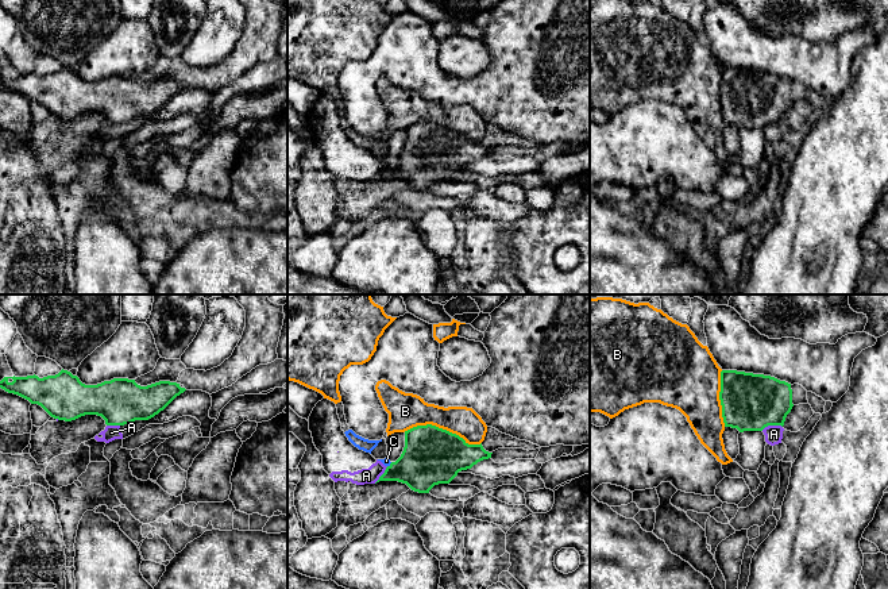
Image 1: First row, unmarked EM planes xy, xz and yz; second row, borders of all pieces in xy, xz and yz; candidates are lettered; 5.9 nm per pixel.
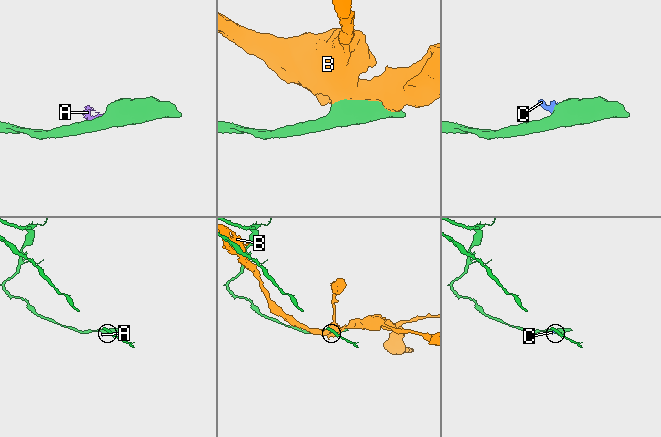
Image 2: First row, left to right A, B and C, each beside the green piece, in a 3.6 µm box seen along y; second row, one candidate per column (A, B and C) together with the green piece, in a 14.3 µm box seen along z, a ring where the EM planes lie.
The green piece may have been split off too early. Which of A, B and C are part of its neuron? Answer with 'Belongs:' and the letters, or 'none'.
Belongs: none

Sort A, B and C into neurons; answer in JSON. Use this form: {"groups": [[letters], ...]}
{"groups": [["A"], ["B", "C"]]}

